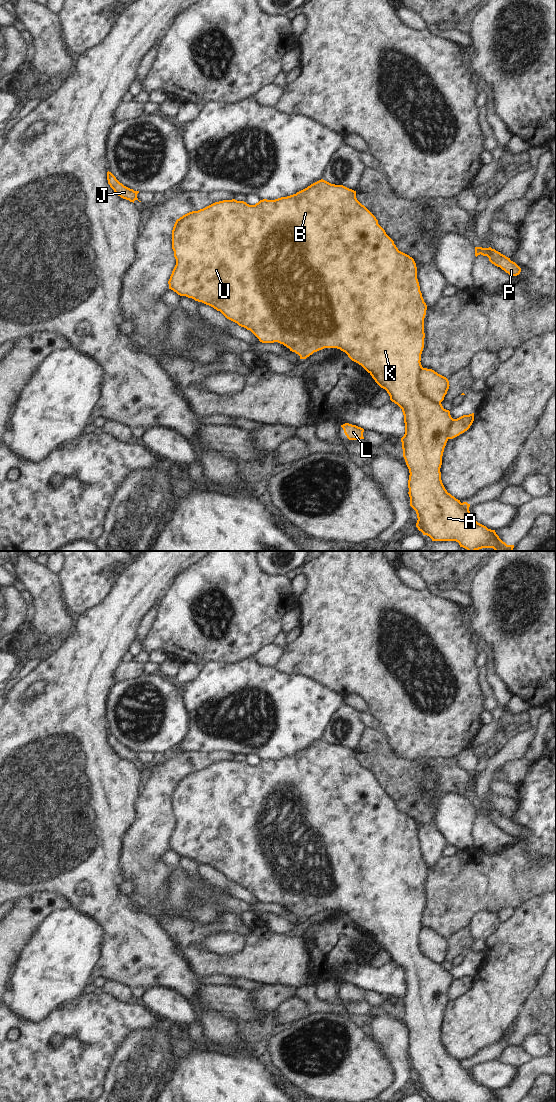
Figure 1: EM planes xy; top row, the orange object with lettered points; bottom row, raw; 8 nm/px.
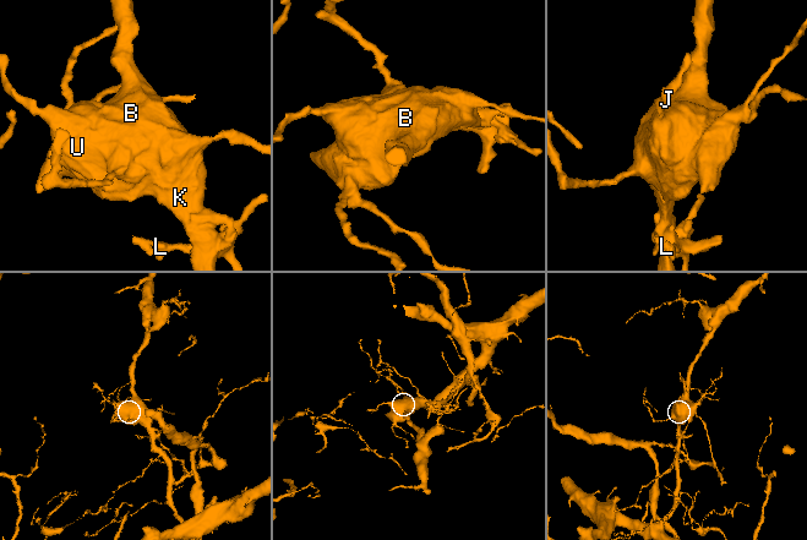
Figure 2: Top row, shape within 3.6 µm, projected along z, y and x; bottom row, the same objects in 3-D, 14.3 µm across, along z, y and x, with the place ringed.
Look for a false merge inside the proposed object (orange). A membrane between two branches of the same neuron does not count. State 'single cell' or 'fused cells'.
fused cells

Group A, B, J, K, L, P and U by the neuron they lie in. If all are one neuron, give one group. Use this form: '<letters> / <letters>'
A B J K P U / L

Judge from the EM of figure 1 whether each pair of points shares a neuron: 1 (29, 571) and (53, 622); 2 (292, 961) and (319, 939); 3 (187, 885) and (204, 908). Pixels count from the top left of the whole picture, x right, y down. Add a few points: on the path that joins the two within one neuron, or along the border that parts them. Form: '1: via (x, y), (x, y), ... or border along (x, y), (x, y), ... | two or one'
1: via (42, 584), (49, 609) | one
2: border along (303, 933), (306, 938), (306, 946), (313, 971) | two
3: via (188, 891), (199, 902) | one

